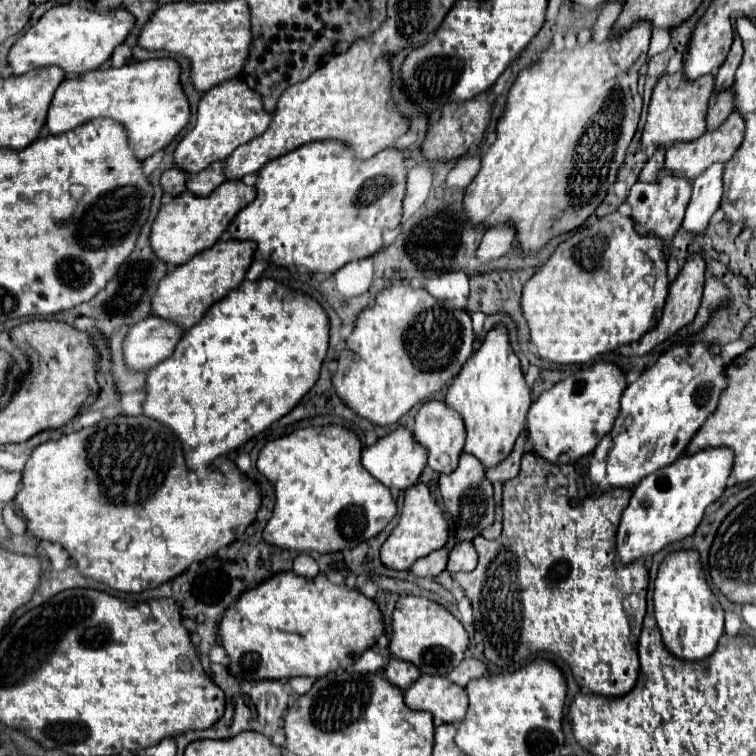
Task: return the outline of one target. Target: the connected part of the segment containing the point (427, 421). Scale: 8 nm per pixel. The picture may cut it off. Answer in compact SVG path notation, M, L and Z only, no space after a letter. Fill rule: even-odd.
M426 402L418 414L416 414L416 422L414 422L414 440L426 448L428 452L428 466L438 472L438 474L450 474L456 470L458 464L458 456L462 452L464 446L464 424L460 420L460 416L456 416L456 412L452 412L444 402Z

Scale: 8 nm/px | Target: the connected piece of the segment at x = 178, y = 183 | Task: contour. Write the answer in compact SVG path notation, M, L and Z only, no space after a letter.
M170 168L170 170L162 172L162 176L160 176L160 186L162 186L164 194L178 196L180 192L186 190L186 188L184 188L186 178L188 178L188 174L186 174L186 172L180 172L180 168Z

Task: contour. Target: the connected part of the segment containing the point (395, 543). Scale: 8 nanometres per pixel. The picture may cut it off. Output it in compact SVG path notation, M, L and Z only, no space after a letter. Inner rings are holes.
M418 482L404 494L400 520L380 548L380 560L390 570L408 570L418 558L428 556L434 550L440 550L446 544L446 540L448 540L448 522L438 504L434 502L428 486Z

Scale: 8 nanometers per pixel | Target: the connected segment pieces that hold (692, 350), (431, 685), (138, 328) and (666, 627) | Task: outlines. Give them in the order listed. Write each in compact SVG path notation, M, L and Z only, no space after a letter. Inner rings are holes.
M694 342L688 346L676 346L662 354L656 364L640 374L636 382L632 382L622 394L622 408L612 430L598 442L592 452L592 460L588 466L588 478L592 482L592 492L606 494L614 488L634 488L648 474L670 466L688 446L696 430L704 424L704 420L716 410L718 396L724 390L724 364L712 356L708 344Z
M420 676L406 692L404 704L410 710L424 710L442 724L460 724L466 714L466 692L448 682L446 676Z
M148 316L140 324L134 324L124 338L122 354L126 368L134 372L150 370L174 352L174 346L180 338L180 328Z
M676 552L660 564L654 586L654 618L666 650L676 658L698 662L716 650L724 634L724 610L706 584L698 552Z

